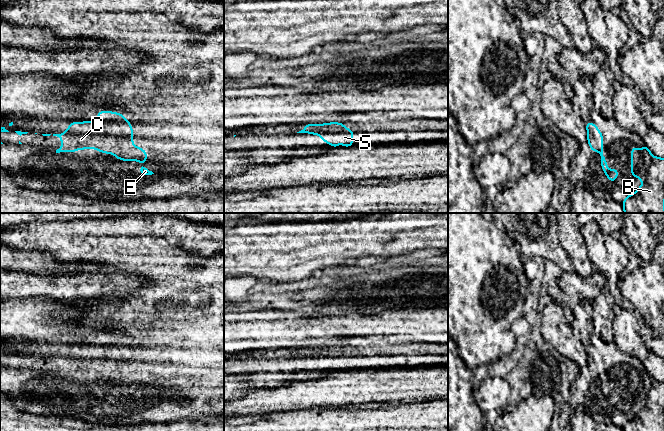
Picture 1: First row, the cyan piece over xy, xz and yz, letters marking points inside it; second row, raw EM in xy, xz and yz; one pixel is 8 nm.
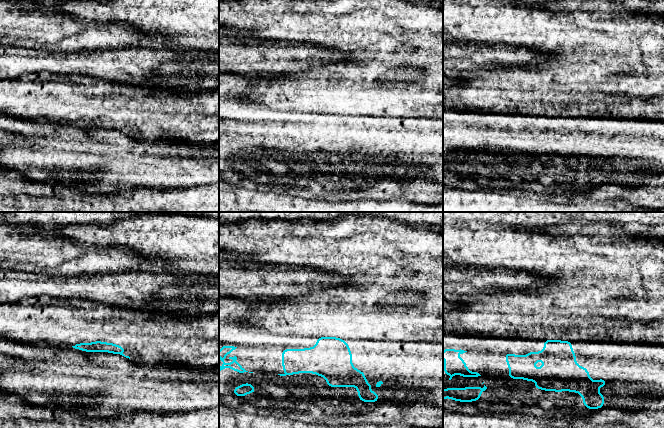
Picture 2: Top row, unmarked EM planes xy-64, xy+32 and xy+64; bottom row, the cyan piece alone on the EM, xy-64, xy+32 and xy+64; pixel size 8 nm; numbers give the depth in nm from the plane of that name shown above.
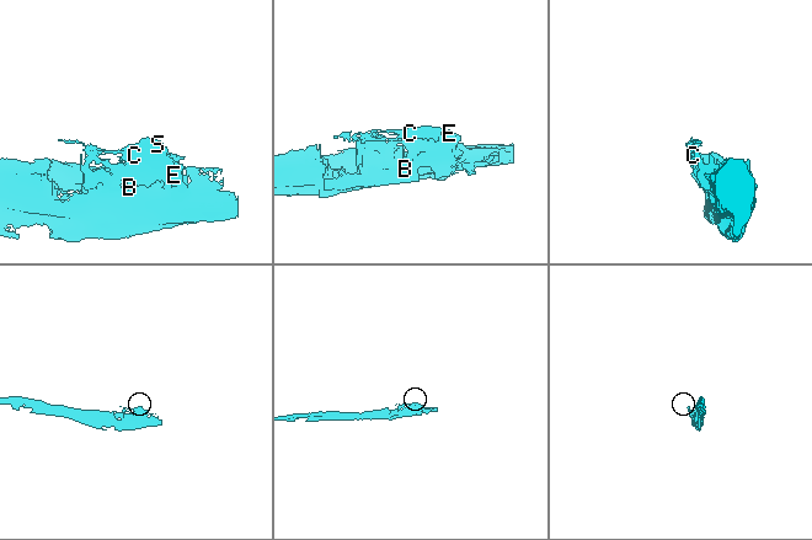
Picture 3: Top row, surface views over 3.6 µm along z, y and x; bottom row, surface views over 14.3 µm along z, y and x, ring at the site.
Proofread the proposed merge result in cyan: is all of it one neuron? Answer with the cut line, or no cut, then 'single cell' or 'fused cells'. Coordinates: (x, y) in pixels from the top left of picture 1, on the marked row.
no cut | single cell

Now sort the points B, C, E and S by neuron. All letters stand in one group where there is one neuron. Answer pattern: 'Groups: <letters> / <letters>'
Groups: B C E S

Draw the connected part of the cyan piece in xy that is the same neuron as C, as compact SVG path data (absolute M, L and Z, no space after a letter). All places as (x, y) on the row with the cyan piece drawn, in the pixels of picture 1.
M99 111L95 121L71 122L64 133L53 134L61 138L60 152L75 152L82 149L96 149L114 154L115 160L144 163L147 152L133 144L131 121L118 112Z

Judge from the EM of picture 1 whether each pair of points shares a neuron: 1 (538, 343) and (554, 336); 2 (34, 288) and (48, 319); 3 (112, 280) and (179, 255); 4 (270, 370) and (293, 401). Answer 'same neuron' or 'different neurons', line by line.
1: different neurons
2: same neuron
3: different neurons
4: different neurons

